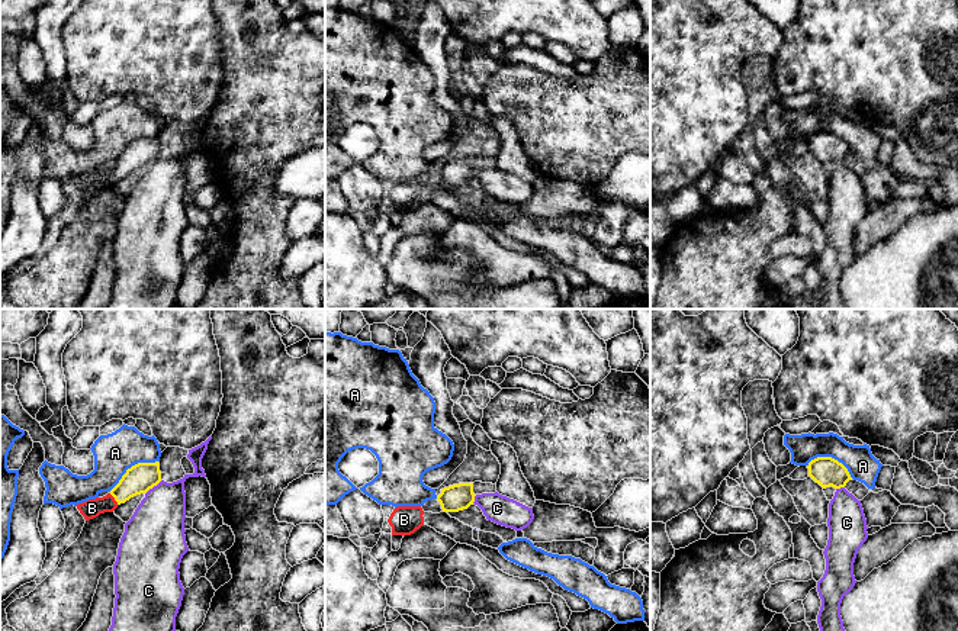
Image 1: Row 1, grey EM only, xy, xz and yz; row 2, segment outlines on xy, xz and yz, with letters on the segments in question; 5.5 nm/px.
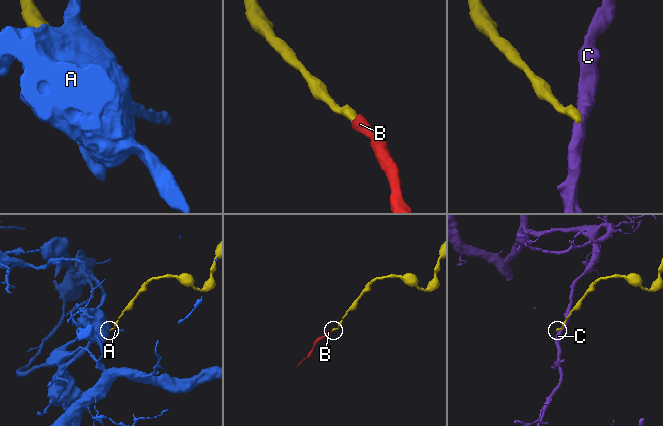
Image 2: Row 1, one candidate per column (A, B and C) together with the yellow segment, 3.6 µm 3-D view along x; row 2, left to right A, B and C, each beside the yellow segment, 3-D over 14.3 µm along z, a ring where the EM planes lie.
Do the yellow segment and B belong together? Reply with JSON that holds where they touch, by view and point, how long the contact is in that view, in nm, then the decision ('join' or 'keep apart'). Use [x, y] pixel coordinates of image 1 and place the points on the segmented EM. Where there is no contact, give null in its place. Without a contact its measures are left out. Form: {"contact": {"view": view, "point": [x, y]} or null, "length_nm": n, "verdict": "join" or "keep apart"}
{"contact": {"view": "xy", "point": [115, 499]}, "length_nm": 80, "verdict": "join"}

